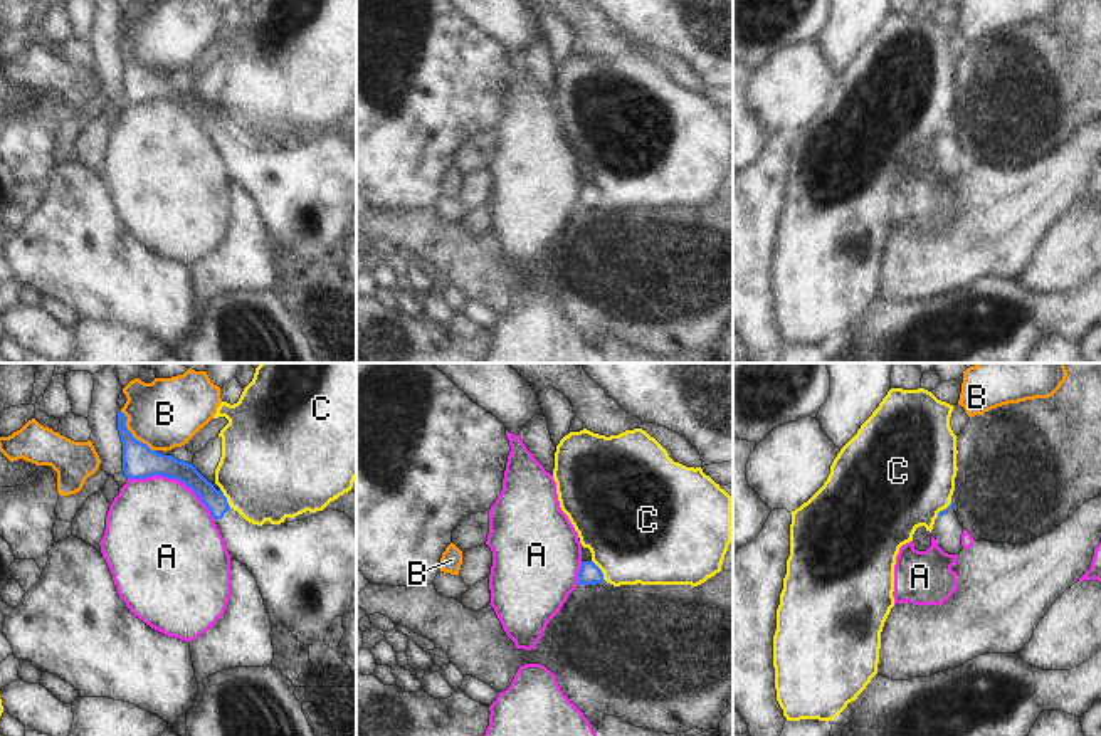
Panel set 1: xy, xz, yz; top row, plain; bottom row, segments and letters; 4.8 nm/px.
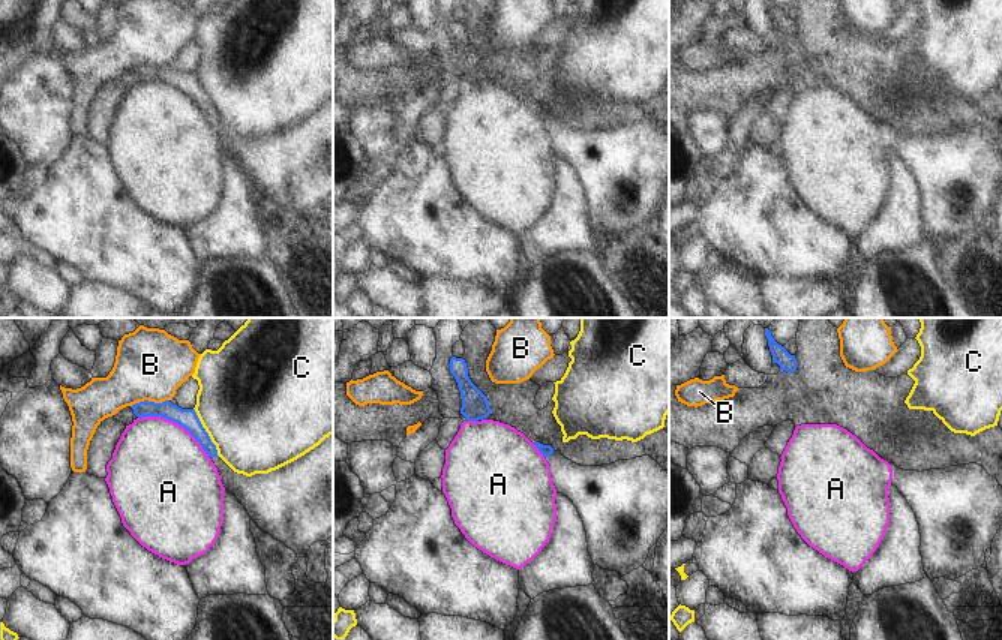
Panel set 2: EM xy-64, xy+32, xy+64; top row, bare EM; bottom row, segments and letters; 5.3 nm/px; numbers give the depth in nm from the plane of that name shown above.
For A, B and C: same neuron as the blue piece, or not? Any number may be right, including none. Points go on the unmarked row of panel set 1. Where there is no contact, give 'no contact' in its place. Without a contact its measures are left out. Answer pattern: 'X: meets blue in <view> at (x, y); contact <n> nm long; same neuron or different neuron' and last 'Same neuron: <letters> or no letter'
A: meets blue in xy at (175, 101); contact 460 nm long; different neuron
B: meets blue in xy at (131, 57); contact 260 nm long; different neuron
C: meets blue in xz at (600, 194); contact 120 nm long; different neuron
Same neuron: no letter

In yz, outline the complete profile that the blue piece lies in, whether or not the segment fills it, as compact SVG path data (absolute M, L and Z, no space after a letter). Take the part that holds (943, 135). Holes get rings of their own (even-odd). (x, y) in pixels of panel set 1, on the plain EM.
M953 126L938 136L935 143L931 160L936 163L936 168L948 178L958 178L961 170L963 150L958 145Z

